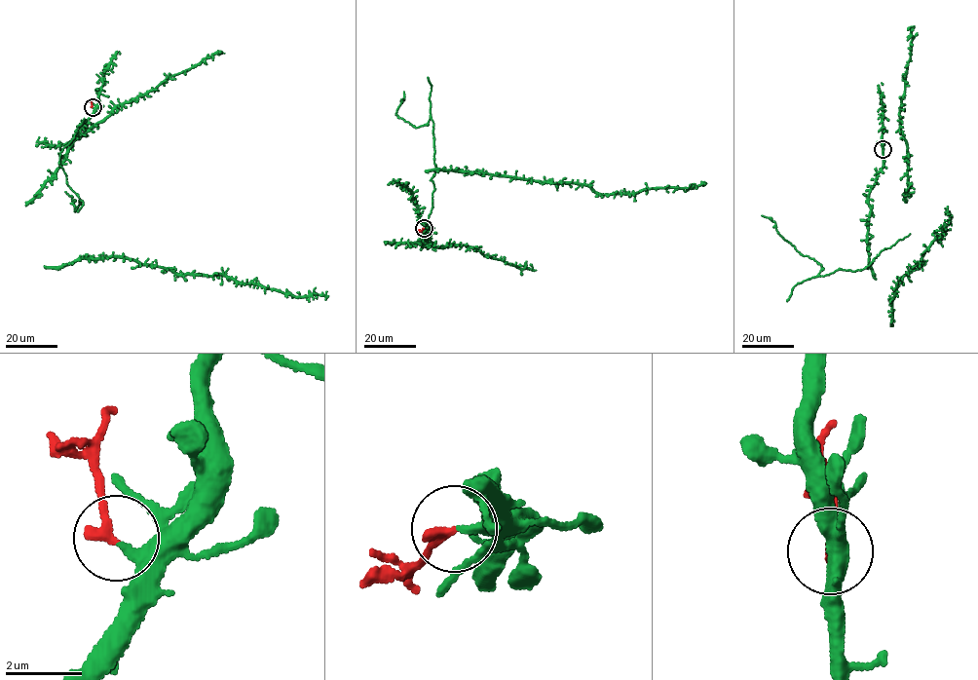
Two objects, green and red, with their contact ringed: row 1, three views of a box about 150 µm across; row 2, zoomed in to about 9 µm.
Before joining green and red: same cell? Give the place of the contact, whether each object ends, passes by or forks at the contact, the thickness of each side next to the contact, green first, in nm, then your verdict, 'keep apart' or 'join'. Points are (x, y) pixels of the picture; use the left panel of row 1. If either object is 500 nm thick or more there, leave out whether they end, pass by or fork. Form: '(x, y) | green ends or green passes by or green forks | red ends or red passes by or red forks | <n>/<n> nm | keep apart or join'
(93, 107) | green ends | red ends | 300/280 nm | keep apart

